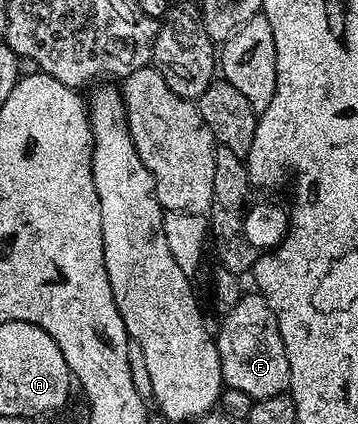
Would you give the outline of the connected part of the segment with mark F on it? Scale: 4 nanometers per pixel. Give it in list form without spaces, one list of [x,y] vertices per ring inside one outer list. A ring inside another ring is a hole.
[[[259,294],[241,295],[232,308],[223,313],[220,333],[215,333],[218,358],[222,362],[222,378],[225,385],[250,394],[253,402],[262,398],[283,396],[289,391],[290,362],[286,358],[286,346],[274,318],[274,310]]]

